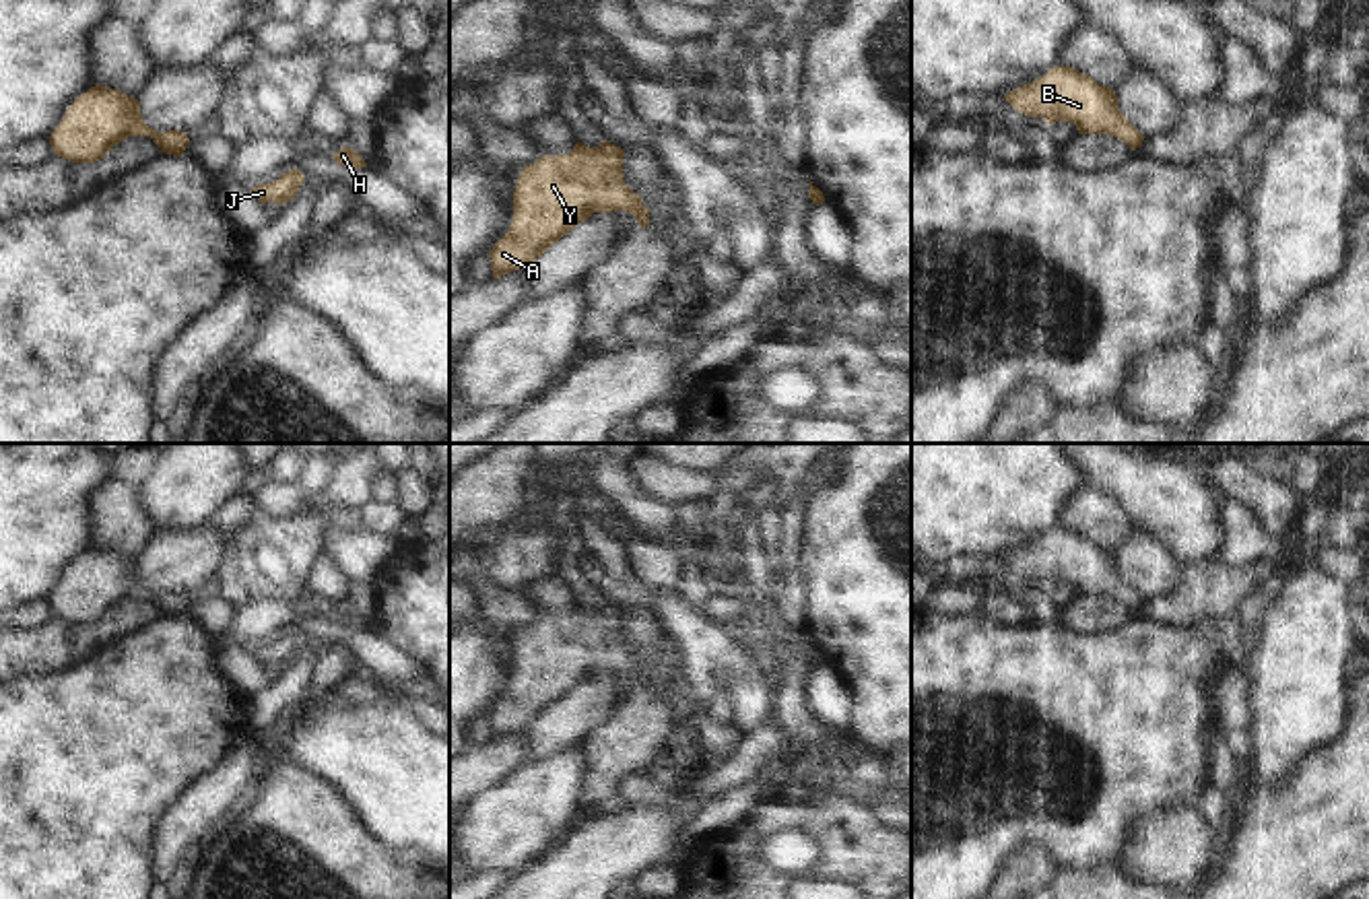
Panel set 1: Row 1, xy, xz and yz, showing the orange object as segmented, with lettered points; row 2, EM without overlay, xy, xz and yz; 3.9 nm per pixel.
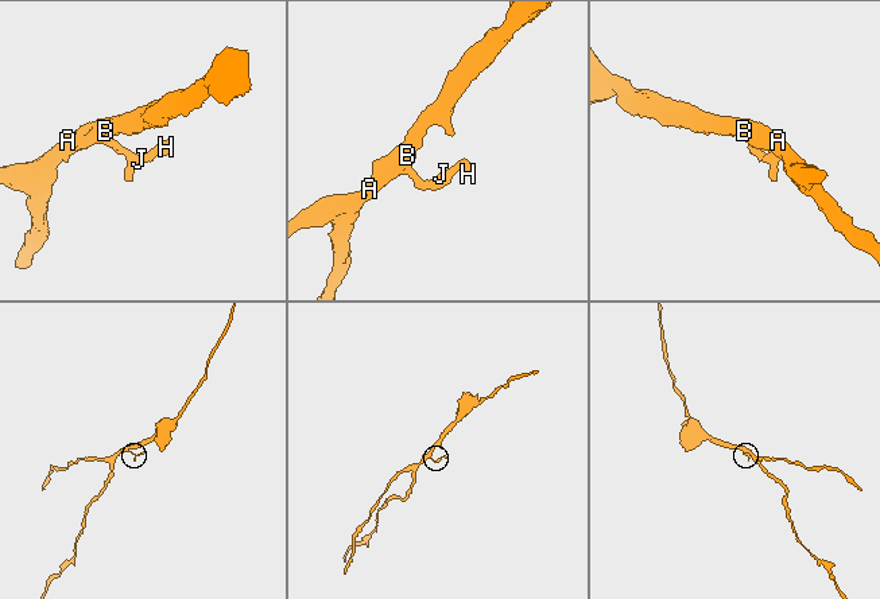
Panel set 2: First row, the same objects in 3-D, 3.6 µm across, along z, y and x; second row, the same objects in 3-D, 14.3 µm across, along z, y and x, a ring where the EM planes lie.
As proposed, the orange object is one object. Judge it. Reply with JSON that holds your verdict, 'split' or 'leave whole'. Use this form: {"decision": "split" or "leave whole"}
{"decision": "leave whole"}

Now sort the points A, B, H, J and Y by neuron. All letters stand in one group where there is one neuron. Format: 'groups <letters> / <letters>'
groups A B H J Y

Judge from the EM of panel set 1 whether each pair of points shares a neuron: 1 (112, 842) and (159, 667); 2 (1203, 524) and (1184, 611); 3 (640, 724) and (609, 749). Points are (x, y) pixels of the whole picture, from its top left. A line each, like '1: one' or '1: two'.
1: one
2: two
3: one

